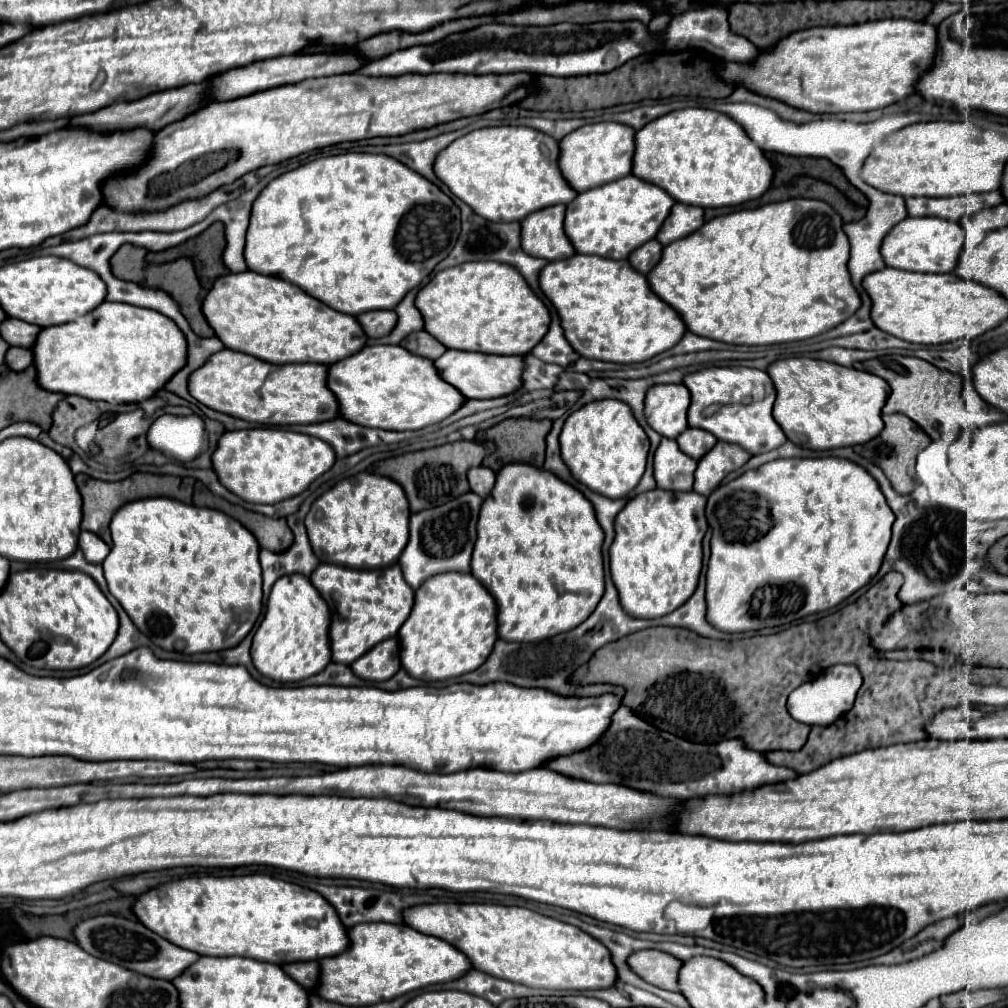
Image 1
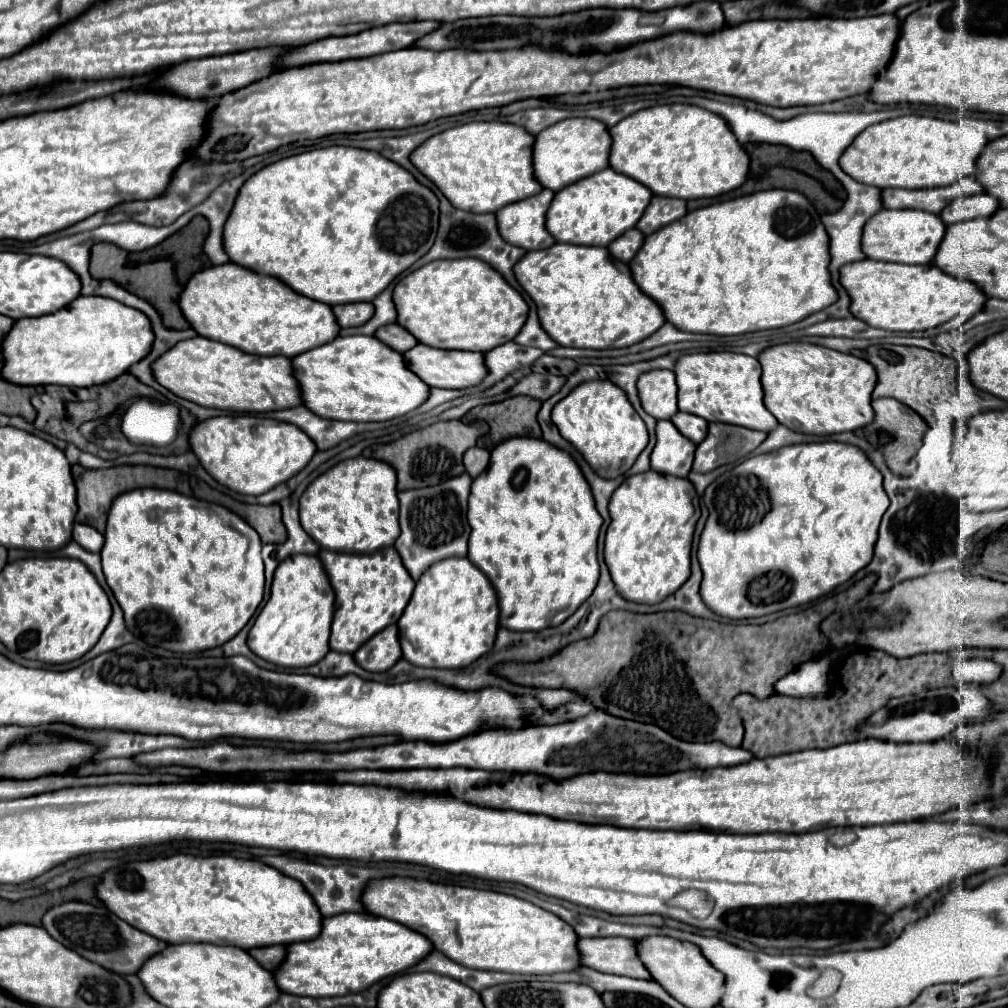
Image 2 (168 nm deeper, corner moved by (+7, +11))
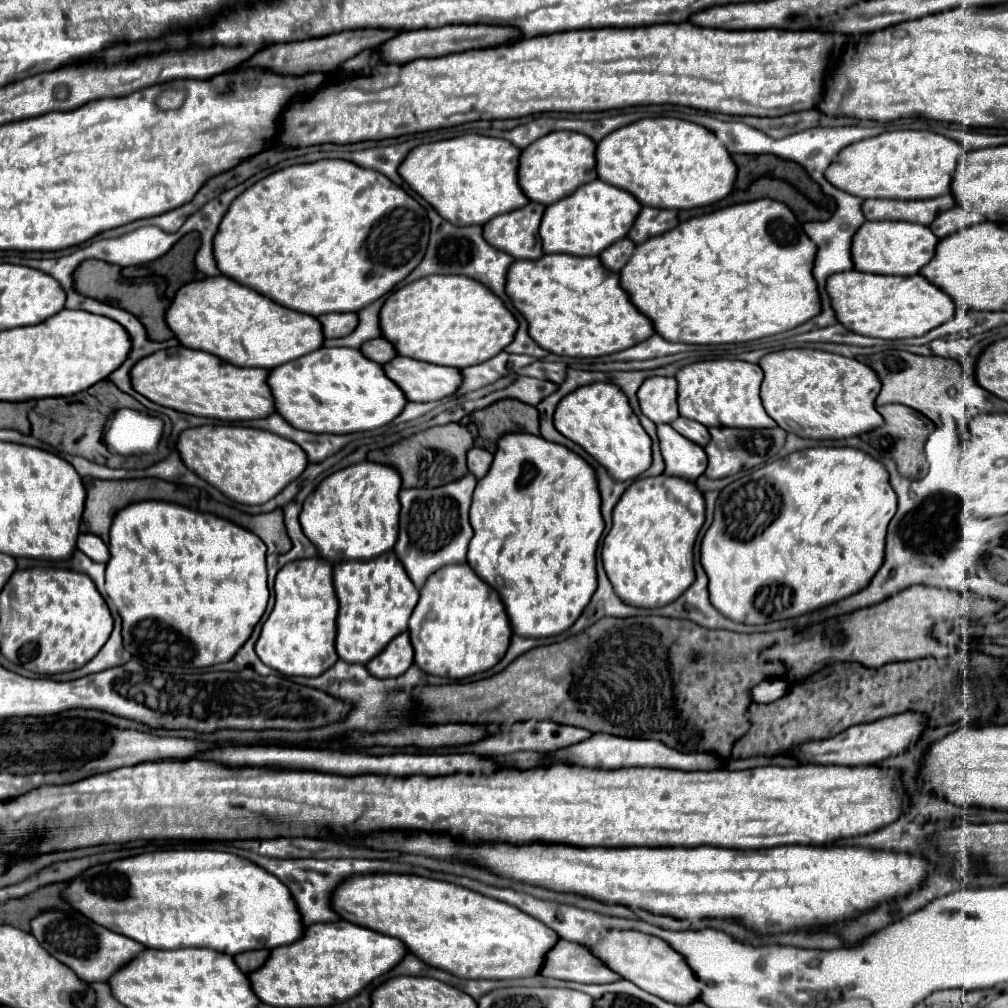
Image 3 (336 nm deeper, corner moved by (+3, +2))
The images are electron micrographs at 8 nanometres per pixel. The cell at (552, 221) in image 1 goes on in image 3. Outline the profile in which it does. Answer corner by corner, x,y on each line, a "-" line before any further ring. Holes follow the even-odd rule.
527,203
505,215
487,221
483,231
489,245
511,253
515,259
539,259
543,247
539,241
539,225
545,207
541,203

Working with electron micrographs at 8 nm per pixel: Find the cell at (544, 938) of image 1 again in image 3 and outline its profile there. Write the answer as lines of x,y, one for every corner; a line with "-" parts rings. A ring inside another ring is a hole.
355,875
335,889
333,909
343,919
355,925
401,939
407,945
407,949
413,955
421,957
421,961
425,961
427,965
449,971
463,979
535,977
541,973
549,949
553,949
559,941
559,935
555,935
553,929
509,903
485,897
481,893
469,891
453,883
425,879
417,875

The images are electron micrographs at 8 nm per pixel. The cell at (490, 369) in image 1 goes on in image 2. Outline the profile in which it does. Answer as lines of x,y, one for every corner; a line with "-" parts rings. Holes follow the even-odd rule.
417,344
415,348
403,352
403,360
409,366
409,370
415,372
431,388
469,388
469,386
477,386
487,374
481,352
437,350
425,344

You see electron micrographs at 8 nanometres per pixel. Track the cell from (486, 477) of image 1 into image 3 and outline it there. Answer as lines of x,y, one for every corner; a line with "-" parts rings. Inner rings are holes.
473,447
469,453
467,453
467,463
469,463
469,471
477,477
477,479
483,479
485,473
489,471
491,467
491,461
493,461
493,455
485,449
477,449

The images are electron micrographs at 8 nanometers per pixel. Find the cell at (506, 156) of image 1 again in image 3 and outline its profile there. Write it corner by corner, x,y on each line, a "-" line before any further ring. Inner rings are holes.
469,133
455,139
423,143
415,147
401,163
399,175
409,183
415,193
419,193
429,205
433,205
443,219
455,225
485,225
489,219
529,203
527,195
519,187
519,157
521,149
503,139

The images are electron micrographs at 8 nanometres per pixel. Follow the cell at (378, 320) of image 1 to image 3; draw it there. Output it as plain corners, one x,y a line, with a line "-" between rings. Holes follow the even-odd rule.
327,313
317,317
323,325
323,333
327,339
345,337
357,327
357,313

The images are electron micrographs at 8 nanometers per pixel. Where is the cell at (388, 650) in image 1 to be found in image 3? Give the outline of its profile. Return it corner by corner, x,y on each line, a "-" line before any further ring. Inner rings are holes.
405,631
399,637
395,637
383,649
383,653
373,657
365,667
371,675
379,679
387,679
387,677
403,675
411,667
411,663
413,663
413,647
409,643
409,633

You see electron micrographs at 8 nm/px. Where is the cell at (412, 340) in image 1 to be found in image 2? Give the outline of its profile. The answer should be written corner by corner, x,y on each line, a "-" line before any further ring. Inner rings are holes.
399,324
381,326
373,336
377,340
381,340
383,344
387,344
389,348
393,348
395,352
407,352
409,348
413,348
417,344
417,340
405,328
401,328

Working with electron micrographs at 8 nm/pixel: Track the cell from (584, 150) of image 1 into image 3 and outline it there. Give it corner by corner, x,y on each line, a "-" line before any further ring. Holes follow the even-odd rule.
555,131
537,139
527,149
523,149
519,161
519,185
523,193
527,193
531,201
543,205
551,205
571,195
579,185
597,179
595,151
597,143
591,137
575,131

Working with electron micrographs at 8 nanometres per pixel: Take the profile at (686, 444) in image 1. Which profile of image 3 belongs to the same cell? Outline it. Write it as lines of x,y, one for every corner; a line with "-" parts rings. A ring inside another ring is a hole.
679,417
679,419
675,419
671,425
675,427
677,433
681,433
683,437
687,437
689,441
695,441
695,443
701,445
701,447
705,447
707,441
711,439
711,435
709,435
709,431
707,431
705,425
697,423
697,421
691,421
691,419
687,419
687,417

